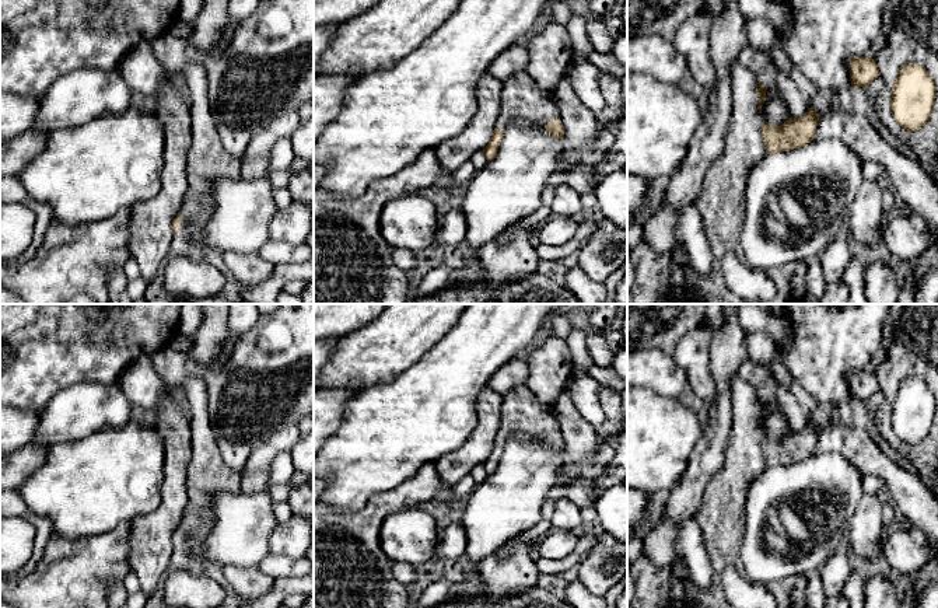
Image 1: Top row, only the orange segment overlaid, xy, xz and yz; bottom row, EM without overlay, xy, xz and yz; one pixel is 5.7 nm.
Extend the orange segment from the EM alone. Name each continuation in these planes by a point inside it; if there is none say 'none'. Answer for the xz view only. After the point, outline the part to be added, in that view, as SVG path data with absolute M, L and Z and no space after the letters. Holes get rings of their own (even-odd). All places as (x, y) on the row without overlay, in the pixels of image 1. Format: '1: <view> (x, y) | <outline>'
1: xz (521, 413) | M526 385L503 396L501 422L496 434L498 444L515 434L547 438L559 430L552 412L545 410Z

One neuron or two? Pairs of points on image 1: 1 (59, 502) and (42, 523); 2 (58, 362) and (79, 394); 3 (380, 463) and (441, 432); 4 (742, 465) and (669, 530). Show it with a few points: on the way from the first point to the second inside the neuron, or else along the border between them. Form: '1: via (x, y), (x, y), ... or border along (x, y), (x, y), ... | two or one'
1: border along (21, 496), (32, 512), (51, 521), (52, 534) | two
2: border along (87, 380), (60, 388), (46, 405) | two
3: via (395, 447), (410, 432), (426, 432) | one
4: border along (717, 472), (707, 485), (699, 512), (693, 517) | two

